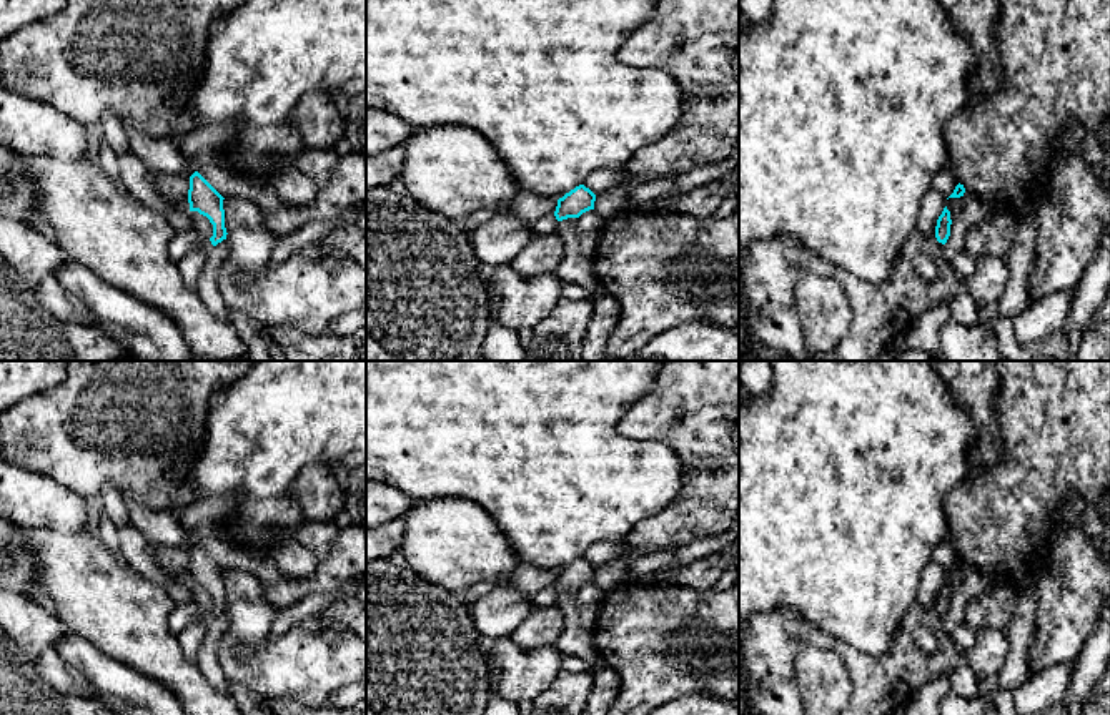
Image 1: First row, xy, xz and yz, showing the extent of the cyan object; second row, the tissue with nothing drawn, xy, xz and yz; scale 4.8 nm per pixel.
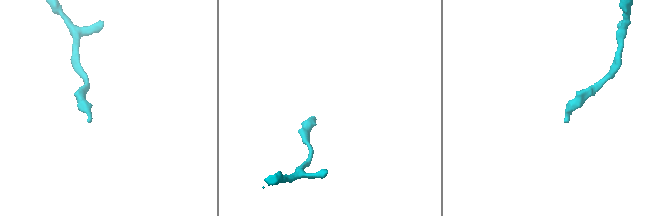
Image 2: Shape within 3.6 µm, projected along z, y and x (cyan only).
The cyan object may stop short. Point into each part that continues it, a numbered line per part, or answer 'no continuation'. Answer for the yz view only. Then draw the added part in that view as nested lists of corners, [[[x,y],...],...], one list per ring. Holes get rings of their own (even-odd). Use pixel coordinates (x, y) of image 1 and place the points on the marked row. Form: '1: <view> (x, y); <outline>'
no continuation

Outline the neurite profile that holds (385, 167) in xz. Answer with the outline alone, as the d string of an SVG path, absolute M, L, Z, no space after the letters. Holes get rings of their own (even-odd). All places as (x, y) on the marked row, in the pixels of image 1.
M399 146L366 155L366 190L388 186L394 180L399 180L404 160L404 150Z

